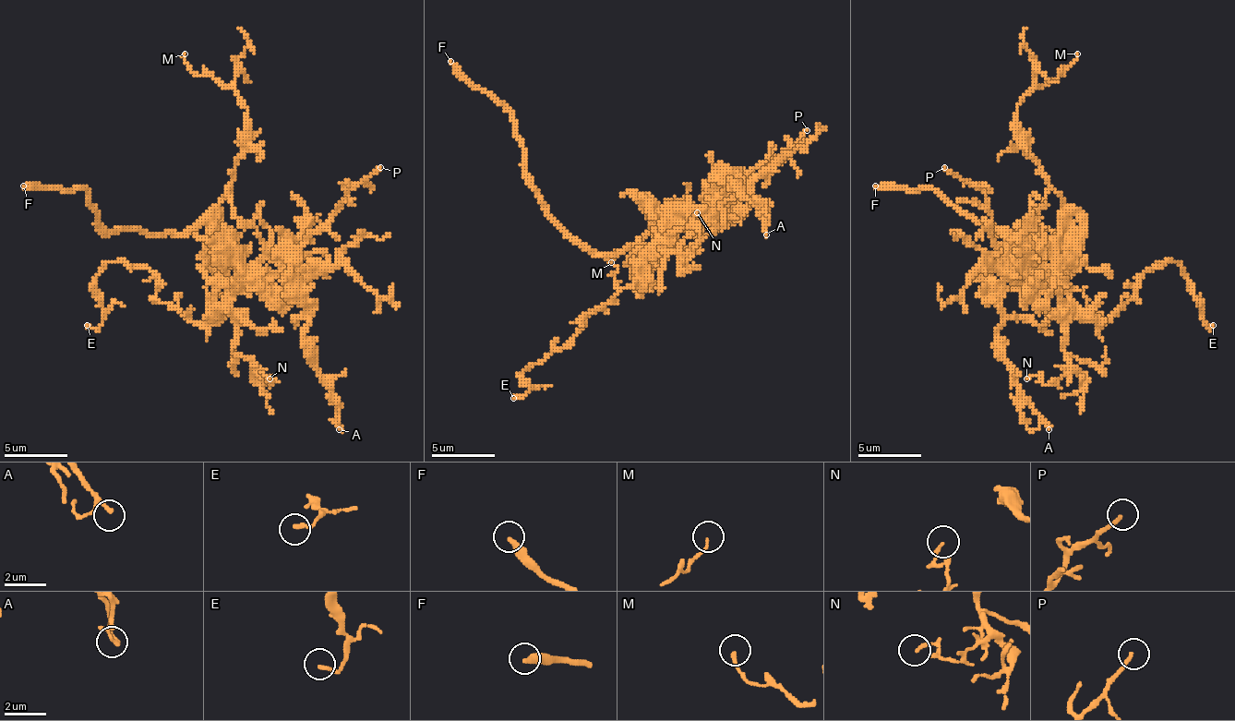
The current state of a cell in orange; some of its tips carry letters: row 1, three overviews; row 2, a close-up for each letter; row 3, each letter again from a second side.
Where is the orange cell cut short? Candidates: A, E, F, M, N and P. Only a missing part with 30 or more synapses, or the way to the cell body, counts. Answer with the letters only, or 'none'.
F

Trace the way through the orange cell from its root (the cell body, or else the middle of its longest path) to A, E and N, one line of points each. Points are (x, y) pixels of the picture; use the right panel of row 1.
A: (1064, 252), (1024, 271), (1008, 287), (998, 328), (1001, 360), (1026, 403), (1049, 429)
E: (1064, 252), (1058, 258), (1064, 290), (1096, 322), (1128, 303), (1150, 268), (1178, 262), (1200, 318), (1213, 325)
N: (1064, 252), (1058, 262), (1064, 268), (1061, 318), (1068, 372), (1052, 385), (1046, 385), (1036, 376), (1026, 378)

